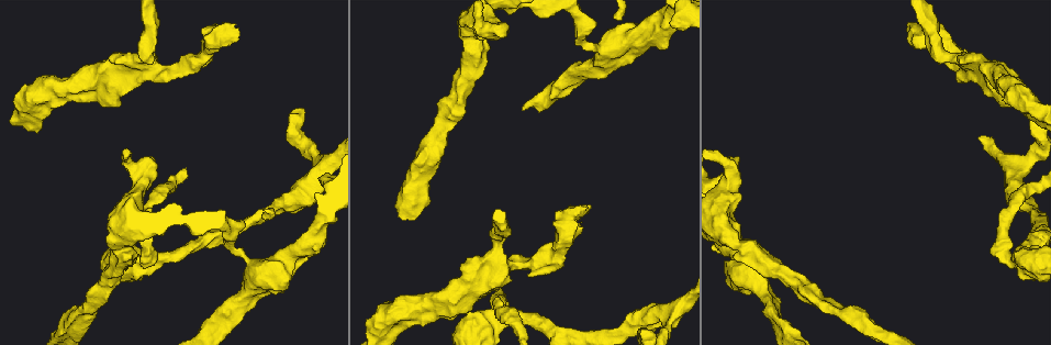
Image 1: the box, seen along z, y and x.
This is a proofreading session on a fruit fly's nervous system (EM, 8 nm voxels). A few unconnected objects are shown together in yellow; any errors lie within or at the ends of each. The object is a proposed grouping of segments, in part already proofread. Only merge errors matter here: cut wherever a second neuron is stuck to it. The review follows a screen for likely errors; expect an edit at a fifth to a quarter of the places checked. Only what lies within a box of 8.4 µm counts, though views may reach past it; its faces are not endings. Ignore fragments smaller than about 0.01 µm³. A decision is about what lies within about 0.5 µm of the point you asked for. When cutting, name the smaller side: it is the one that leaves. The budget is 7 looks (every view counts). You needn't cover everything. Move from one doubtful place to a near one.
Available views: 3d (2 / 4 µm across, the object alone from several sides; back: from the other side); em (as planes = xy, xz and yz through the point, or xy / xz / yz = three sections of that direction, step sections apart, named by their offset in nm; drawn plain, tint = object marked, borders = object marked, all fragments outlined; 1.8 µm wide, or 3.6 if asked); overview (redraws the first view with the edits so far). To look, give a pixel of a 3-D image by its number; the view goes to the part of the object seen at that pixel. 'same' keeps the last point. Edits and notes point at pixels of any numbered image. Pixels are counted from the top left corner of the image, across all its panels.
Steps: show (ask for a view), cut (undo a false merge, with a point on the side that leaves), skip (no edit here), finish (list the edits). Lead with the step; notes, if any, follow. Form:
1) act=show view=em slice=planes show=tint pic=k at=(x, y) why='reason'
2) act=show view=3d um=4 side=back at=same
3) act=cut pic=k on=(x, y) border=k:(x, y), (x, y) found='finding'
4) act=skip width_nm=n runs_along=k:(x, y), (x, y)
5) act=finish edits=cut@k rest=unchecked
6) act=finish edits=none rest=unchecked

act=show view=em slice=xy step=4 show=tint pic=1 at=(867, 324) why='side arm on a straight run'

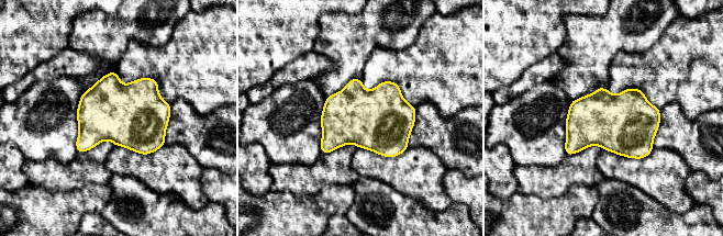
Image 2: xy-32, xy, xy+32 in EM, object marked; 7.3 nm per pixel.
act=skip found='all the same neuron'

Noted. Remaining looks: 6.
act=show view=3d um=4 pic=1 at=(496, 319) why='a fork'

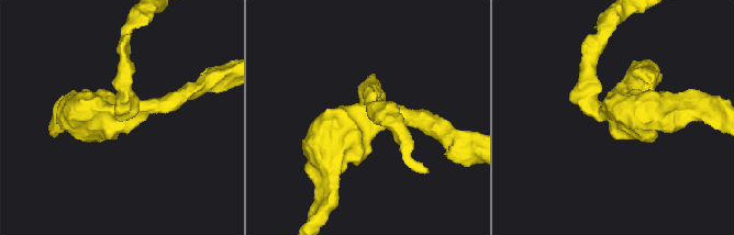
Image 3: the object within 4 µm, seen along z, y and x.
act=show view=em um=3.6 slice=xy step=8 show=tint pic=3 at=(123, 111) arms=3 arm_widths_nm=280,280,400

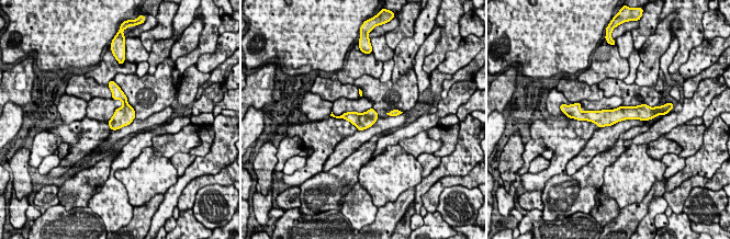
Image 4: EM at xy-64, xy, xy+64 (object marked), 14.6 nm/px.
act=show view=em um=3.6 slice=planes show=borders at=same why='cut it another way'

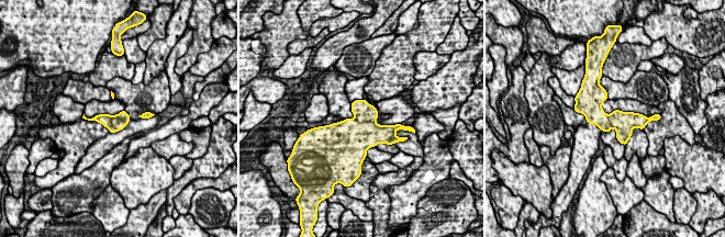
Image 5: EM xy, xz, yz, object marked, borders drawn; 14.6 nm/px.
act=cut pic=5 on=(364, 112) width_nm=260 border=5:(354, 119), (359, 122), (374, 123) found='two neurons meet here'

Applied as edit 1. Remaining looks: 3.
act=show view=3d um=4 pic=1 at=(971, 68) why='narrows sharply'

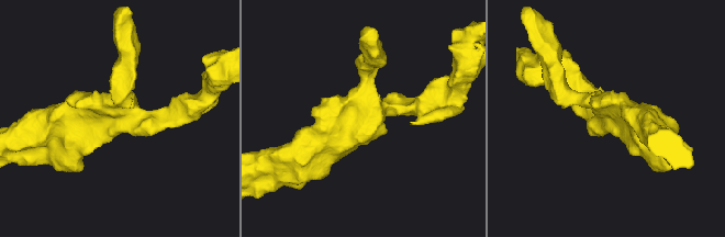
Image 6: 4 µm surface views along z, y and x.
act=show view=em slice=xy step=4 show=tint pic=6 at=(607, 111)

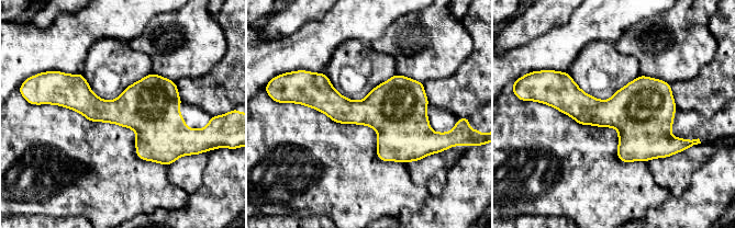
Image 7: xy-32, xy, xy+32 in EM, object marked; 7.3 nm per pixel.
act=skip found='one neuron here'

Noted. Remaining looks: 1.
act=finish edits=cut@5 rest=unchecked

